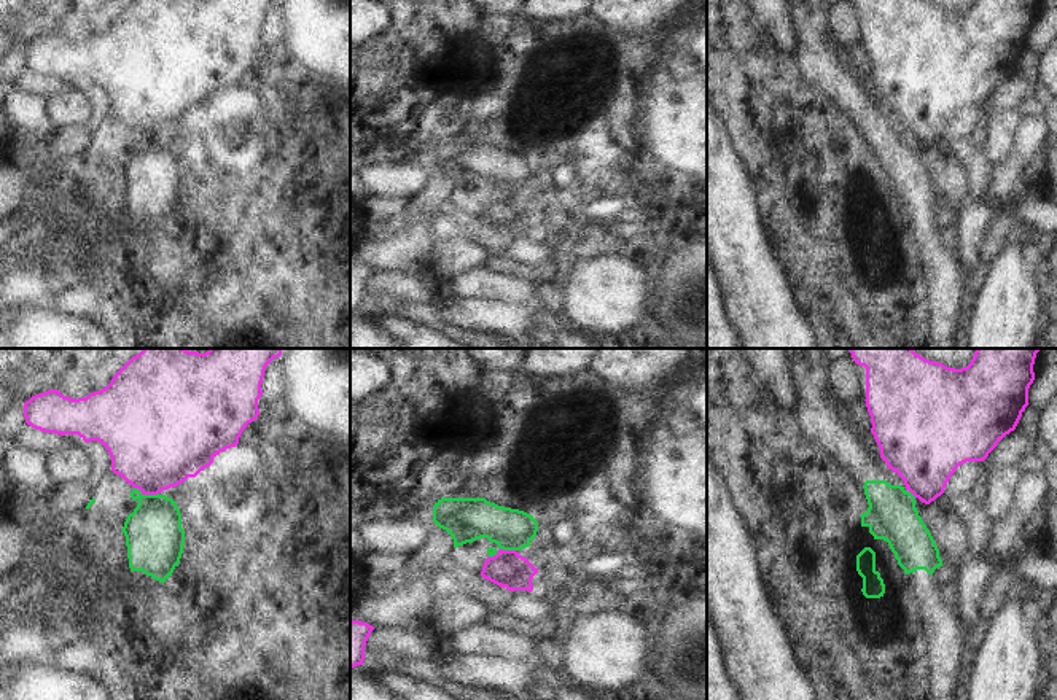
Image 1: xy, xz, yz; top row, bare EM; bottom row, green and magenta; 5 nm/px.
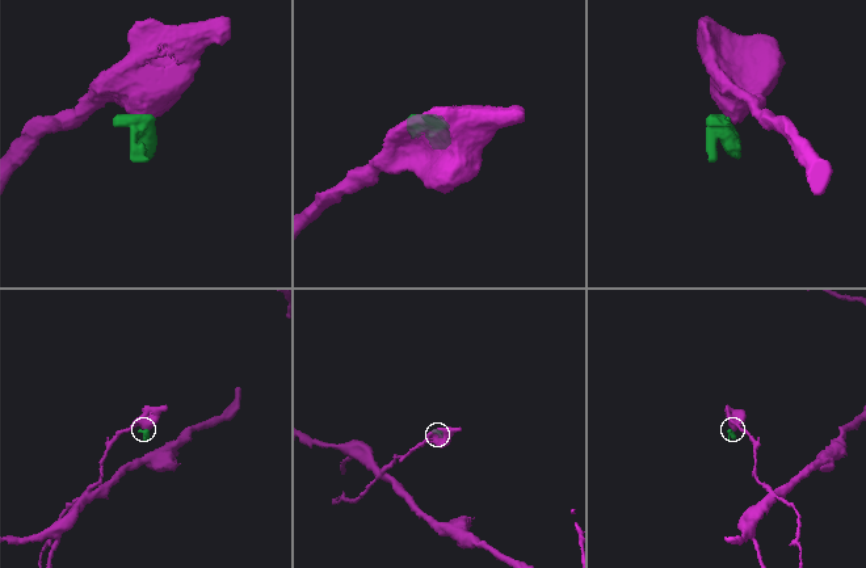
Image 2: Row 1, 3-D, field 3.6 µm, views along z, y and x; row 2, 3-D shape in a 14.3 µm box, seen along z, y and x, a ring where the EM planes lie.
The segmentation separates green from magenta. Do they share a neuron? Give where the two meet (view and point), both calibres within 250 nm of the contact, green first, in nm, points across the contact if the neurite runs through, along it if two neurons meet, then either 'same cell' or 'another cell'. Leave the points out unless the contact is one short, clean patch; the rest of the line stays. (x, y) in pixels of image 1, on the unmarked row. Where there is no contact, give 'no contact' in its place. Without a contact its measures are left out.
contact xy (145, 139); calibres 300 and 440 nm; border xy (132, 131), (144, 137), (158, 137); another cell

